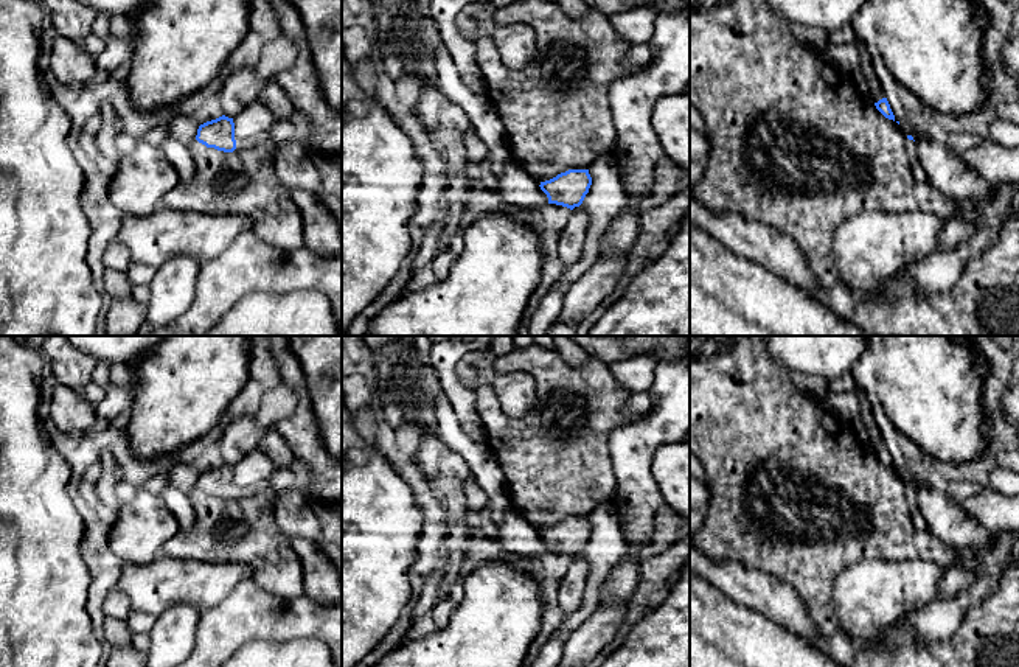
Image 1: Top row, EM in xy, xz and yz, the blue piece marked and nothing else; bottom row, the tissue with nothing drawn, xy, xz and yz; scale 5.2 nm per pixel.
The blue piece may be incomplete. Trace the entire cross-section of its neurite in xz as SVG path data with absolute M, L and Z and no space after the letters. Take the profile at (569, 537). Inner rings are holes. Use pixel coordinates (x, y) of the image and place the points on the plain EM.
M569 518L550 529L541 530L539 535L547 543L548 552L573 558L583 552L590 533L589 518Z

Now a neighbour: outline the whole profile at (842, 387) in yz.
M847 373L828 384L828 393L837 400L848 398L856 390L856 382L851 373Z

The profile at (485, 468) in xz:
M446 393L436 398L435 412L440 438L471 468L471 476L478 482L488 496L492 519L502 524L505 512L511 507L505 474L486 442L471 440L461 429L457 414Z

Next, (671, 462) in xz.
M679 442L660 446L654 454L652 474L666 505L690 518L690 445Z

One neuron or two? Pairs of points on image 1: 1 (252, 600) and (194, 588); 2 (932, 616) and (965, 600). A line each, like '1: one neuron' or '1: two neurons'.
1: two neurons
2: one neuron

